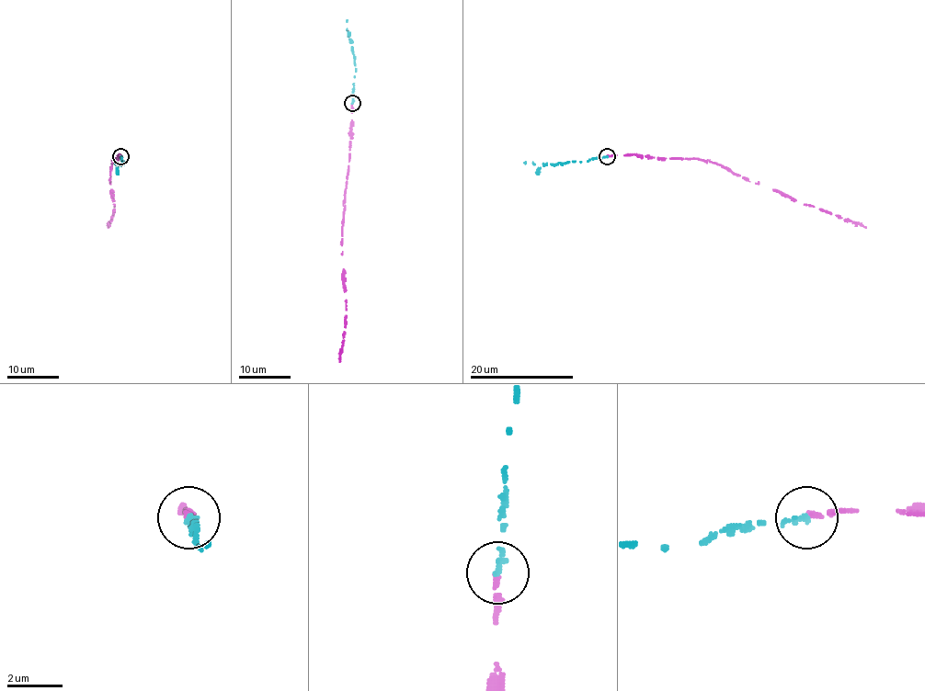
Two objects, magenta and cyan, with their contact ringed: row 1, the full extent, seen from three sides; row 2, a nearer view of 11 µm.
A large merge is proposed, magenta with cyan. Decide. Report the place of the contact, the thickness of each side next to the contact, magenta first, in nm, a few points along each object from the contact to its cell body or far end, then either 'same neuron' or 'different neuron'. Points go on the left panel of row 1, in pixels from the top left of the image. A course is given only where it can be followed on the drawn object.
(120, 156) | 180/160 nm | magenta via (119, 156), (119, 153), (112, 163), (109, 181), (113, 204), (107, 228) | cyan via (119, 156), (124, 162), (121, 164), (119, 163), (116, 167), (115, 162) | same neuron

